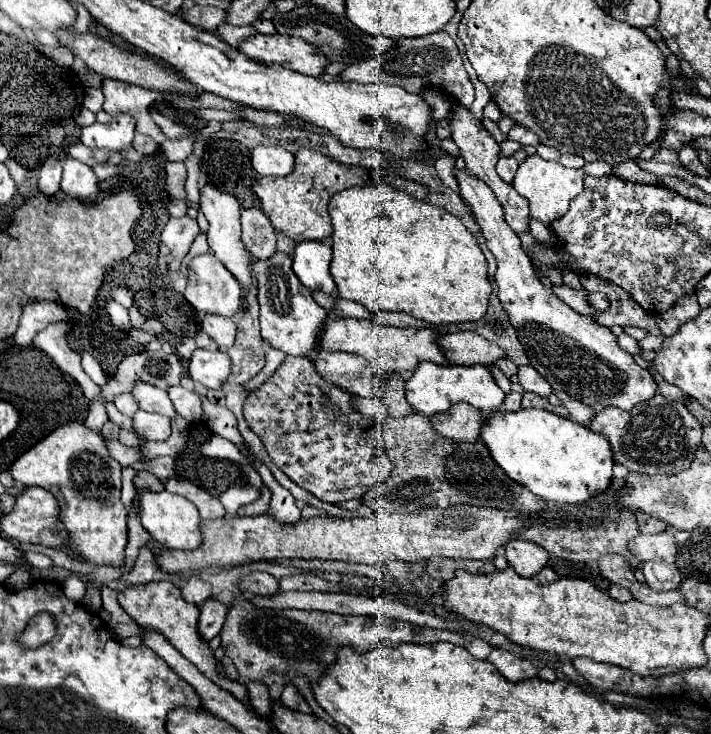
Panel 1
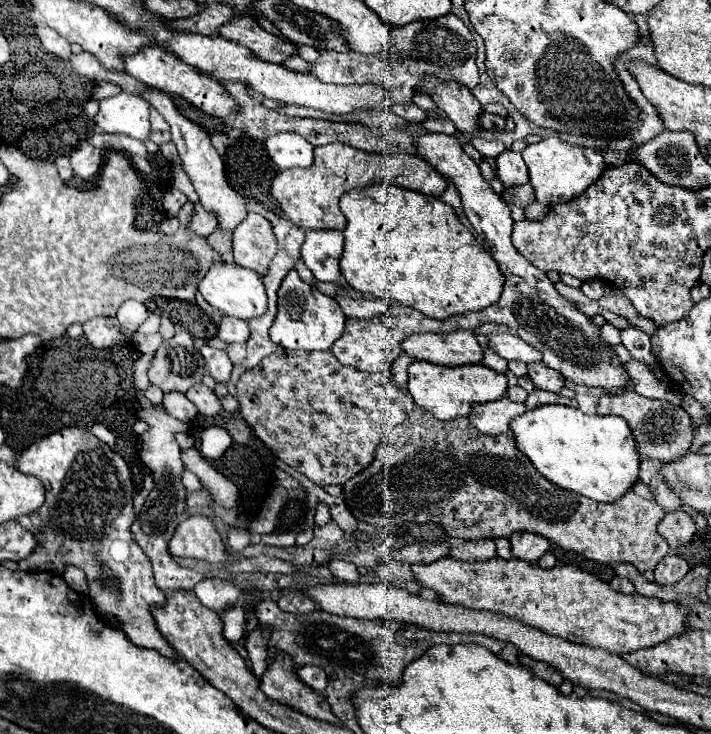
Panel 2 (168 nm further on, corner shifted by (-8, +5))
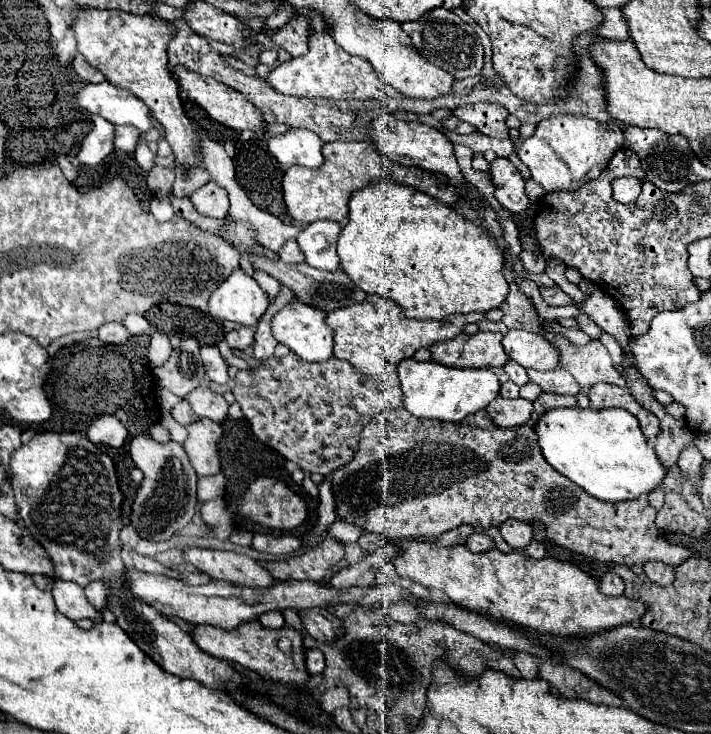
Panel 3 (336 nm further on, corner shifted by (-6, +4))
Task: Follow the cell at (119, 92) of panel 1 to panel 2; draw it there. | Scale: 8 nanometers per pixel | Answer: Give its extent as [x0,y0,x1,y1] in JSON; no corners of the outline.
[94,83,120,99]

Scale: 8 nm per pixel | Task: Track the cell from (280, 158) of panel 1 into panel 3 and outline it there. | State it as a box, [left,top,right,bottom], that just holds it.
[270,128,324,168]

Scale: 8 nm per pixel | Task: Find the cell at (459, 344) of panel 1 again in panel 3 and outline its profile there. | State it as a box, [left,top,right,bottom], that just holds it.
[502,330,560,370]

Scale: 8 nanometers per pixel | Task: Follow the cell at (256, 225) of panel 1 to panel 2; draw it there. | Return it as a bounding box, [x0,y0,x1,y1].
[234,213,276,275]

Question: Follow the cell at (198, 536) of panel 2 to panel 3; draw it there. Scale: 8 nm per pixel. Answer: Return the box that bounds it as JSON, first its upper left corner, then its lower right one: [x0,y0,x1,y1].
[184,548,276,588]

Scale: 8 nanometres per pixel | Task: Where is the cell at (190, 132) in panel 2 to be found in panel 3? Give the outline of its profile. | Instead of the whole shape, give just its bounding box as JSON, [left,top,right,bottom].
[72,8,200,166]

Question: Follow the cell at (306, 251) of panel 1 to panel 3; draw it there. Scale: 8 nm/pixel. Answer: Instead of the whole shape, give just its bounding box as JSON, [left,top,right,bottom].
[296,220,340,272]

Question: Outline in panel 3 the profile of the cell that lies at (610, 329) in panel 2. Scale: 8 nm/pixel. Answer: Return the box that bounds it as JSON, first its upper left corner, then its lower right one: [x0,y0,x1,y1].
[576,314,600,338]

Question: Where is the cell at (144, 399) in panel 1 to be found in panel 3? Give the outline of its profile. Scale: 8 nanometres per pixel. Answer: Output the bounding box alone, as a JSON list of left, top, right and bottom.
[172,400,198,426]

